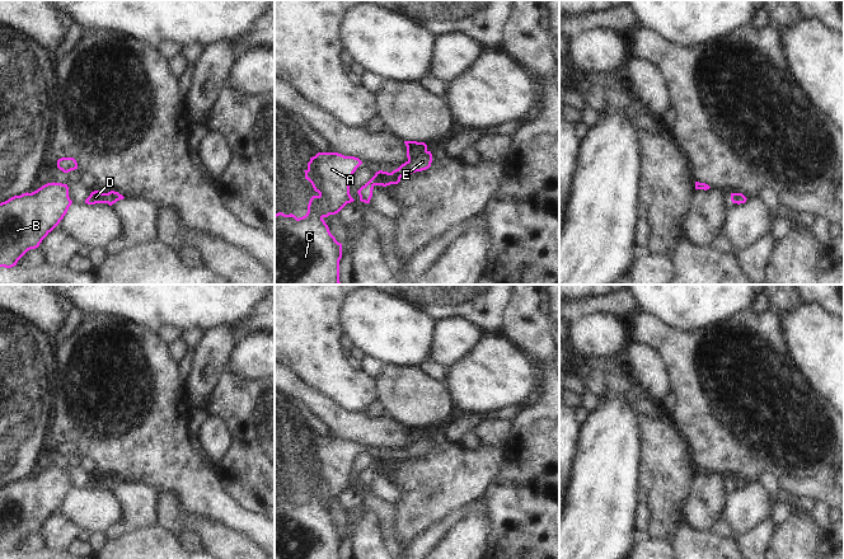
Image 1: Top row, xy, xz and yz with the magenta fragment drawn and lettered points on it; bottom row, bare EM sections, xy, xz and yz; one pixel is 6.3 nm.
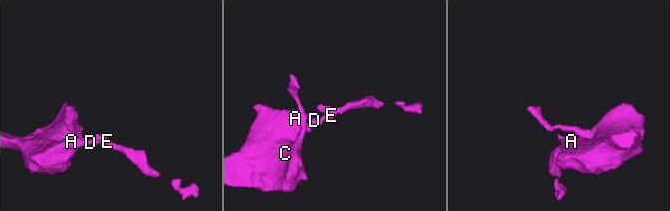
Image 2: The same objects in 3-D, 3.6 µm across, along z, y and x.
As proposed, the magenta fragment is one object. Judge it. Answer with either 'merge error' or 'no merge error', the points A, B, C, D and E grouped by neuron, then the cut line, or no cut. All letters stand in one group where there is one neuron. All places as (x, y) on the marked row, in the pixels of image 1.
no merge error | A B C D E | no cut

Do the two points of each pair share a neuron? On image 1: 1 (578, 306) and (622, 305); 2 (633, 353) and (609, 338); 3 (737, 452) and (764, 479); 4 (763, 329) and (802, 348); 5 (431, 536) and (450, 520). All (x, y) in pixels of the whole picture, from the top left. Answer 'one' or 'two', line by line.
1: one
2: two
3: two
4: two
5: one

